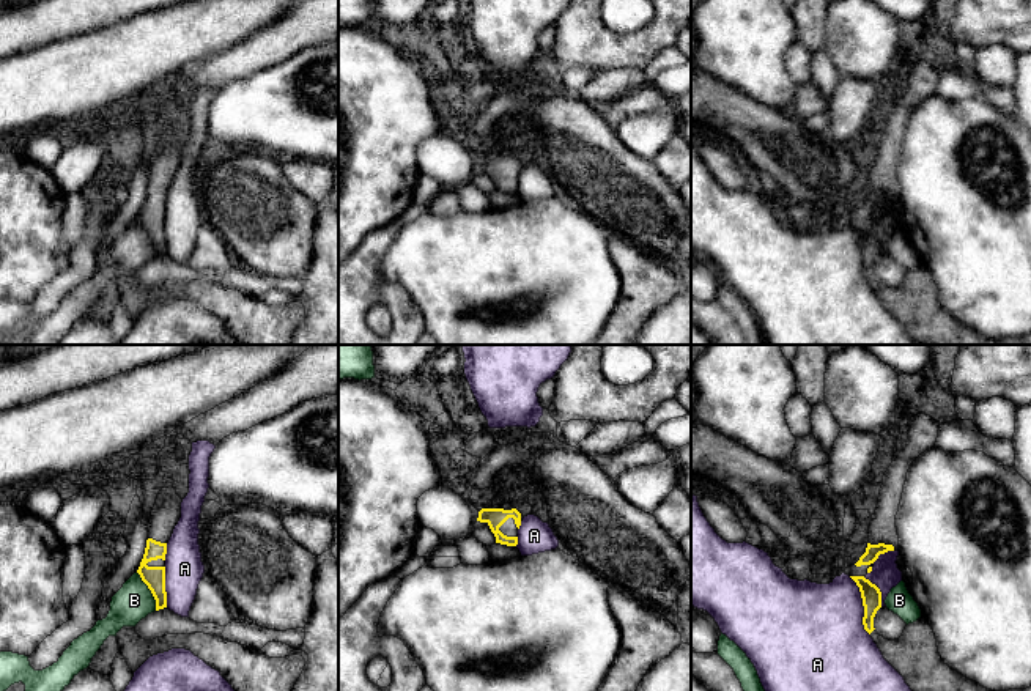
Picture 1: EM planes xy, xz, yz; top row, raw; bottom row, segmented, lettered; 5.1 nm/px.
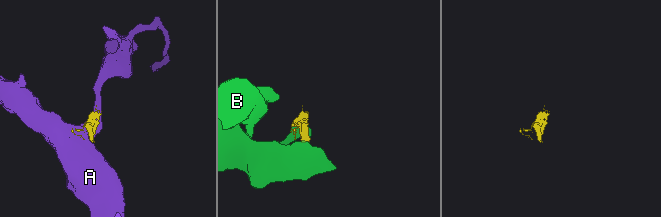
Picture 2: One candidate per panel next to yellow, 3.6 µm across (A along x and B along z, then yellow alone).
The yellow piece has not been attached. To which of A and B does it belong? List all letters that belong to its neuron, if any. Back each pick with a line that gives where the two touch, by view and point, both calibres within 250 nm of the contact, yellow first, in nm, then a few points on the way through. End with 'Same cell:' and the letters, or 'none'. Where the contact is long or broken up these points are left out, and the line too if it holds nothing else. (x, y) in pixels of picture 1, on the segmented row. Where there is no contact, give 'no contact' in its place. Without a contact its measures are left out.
Same cell: none

